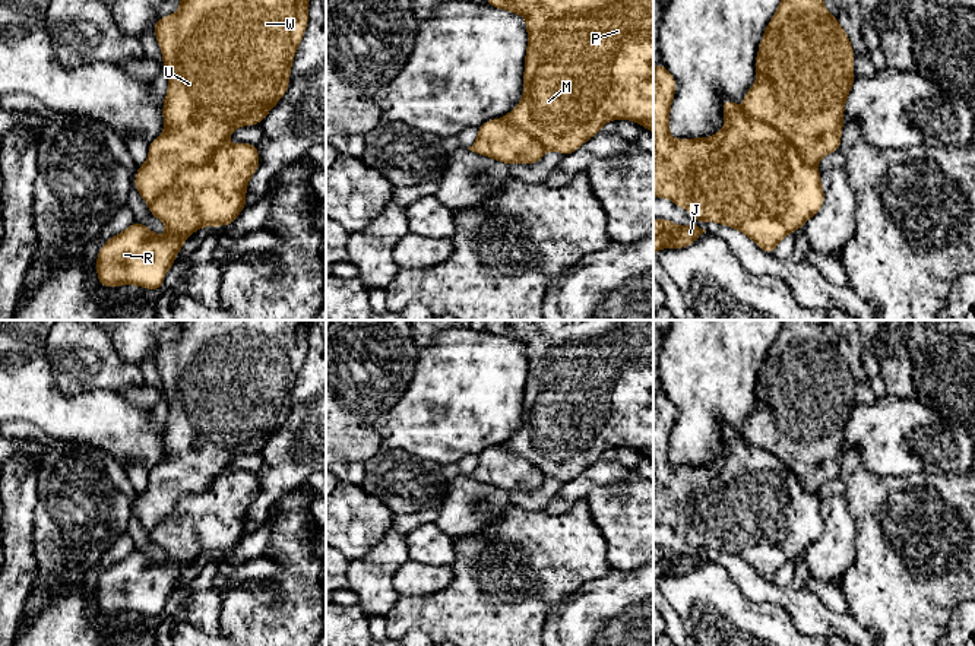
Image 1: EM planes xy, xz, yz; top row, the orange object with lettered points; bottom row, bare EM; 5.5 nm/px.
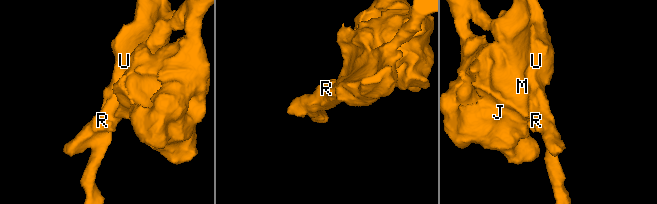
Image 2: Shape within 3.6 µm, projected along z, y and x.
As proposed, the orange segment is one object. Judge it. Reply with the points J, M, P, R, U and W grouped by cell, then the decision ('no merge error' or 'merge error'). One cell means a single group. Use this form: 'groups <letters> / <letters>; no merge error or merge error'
groups J M P R / U W; merge error

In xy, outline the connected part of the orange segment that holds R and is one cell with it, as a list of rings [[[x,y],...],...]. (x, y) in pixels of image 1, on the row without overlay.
[[[221,471],[199,494],[180,497],[171,513],[151,532],[149,539],[167,554],[164,564],[133,550],[111,564],[96,585],[102,614],[137,612],[161,617],[161,608],[175,590],[189,563],[203,554],[228,554],[247,533],[249,507],[257,498],[257,472]]]

